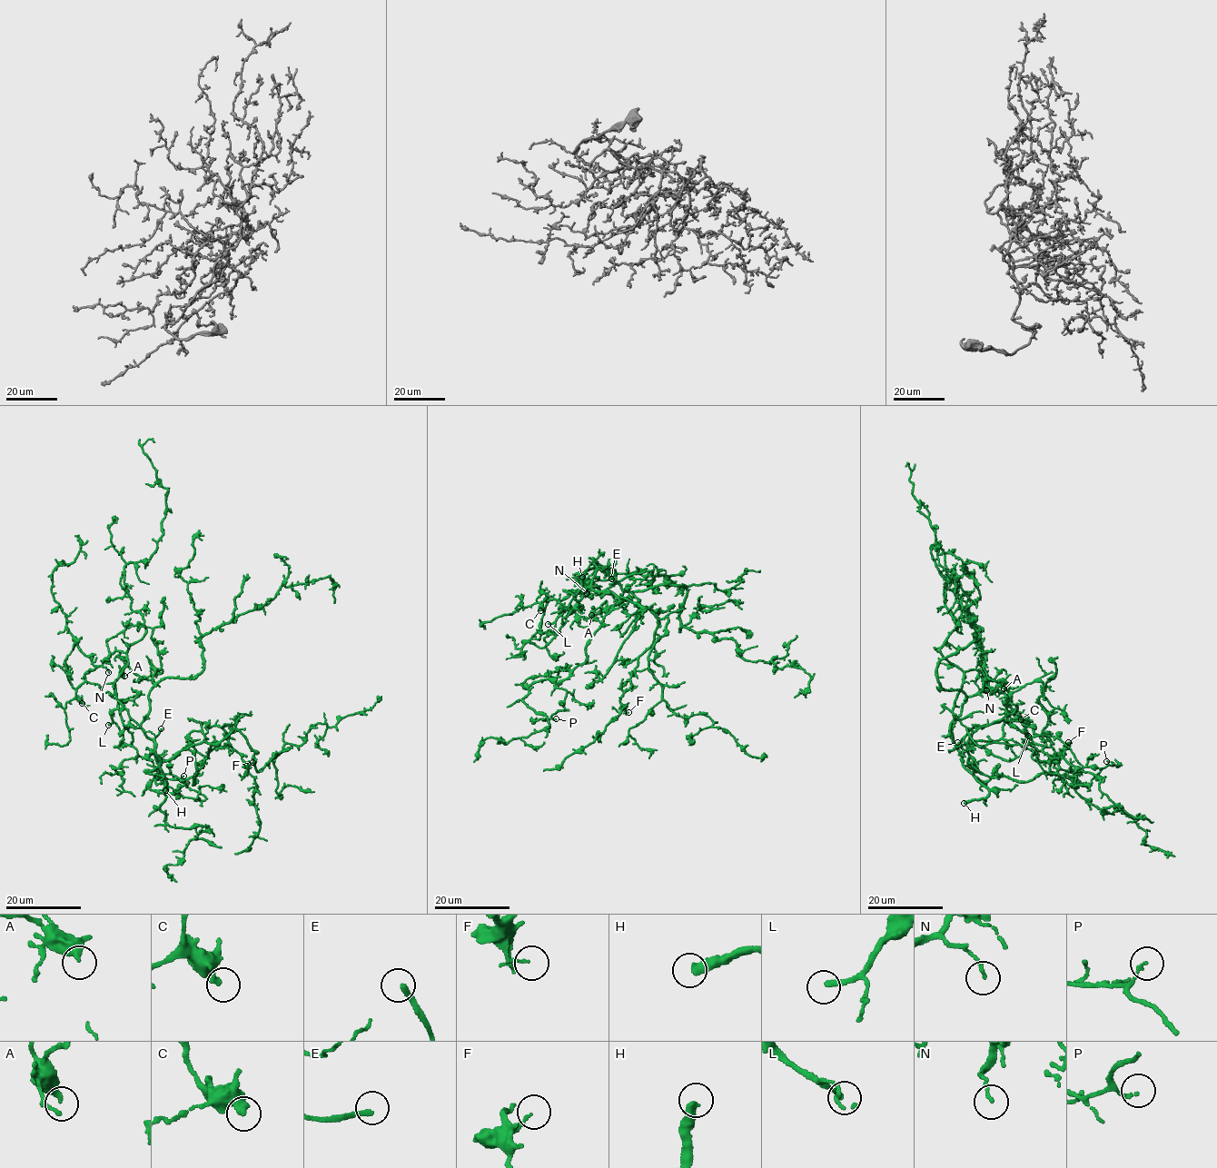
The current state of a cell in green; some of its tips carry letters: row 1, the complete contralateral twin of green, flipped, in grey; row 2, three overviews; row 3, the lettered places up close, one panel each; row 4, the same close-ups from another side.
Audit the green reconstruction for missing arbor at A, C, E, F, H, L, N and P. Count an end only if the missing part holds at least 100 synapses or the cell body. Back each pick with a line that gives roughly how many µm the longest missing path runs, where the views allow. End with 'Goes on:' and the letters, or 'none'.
E: missing 100 µm
H: missing 25 µm
L: missing 50 µm
Goes on: E, H, L

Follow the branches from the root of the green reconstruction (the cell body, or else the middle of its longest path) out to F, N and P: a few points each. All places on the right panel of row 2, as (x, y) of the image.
F: (957, 747), (970, 772), (968, 741), (976, 729), (998, 720), (1030, 726), (1052, 757), (1062, 756), (1068, 742)
N: (957, 747), (952, 735), (954, 720), (953, 707), (964, 673), (974, 669), (983, 674), (986, 680), (986, 690)
P: (957, 747), (970, 772), (971, 757), (989, 777), (1026, 781), (1044, 771), (1074, 787), (1091, 784), (1106, 761)

